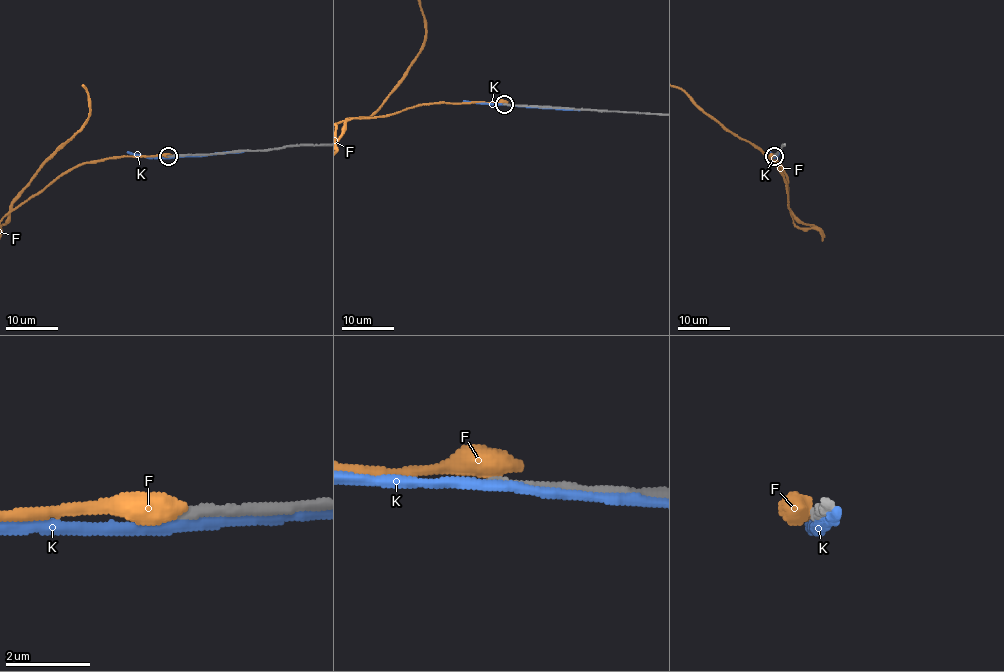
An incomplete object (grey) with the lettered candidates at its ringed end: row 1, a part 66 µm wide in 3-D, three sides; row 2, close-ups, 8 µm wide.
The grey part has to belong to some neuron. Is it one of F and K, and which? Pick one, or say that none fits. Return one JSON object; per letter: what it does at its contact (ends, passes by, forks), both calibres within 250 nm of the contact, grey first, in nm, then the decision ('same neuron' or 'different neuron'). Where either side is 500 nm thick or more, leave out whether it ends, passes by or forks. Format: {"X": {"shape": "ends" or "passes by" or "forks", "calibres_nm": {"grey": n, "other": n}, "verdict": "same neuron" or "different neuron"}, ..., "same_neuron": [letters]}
{"F": {"calibres_nm": {"grey": 280, "other": 650}, "verdict": "different neuron"}, "K": {"shape": "passes by", "calibres_nm": {"grey": 280, "other": 240}, "verdict": "different neuron"}, "same_neuron": []}

